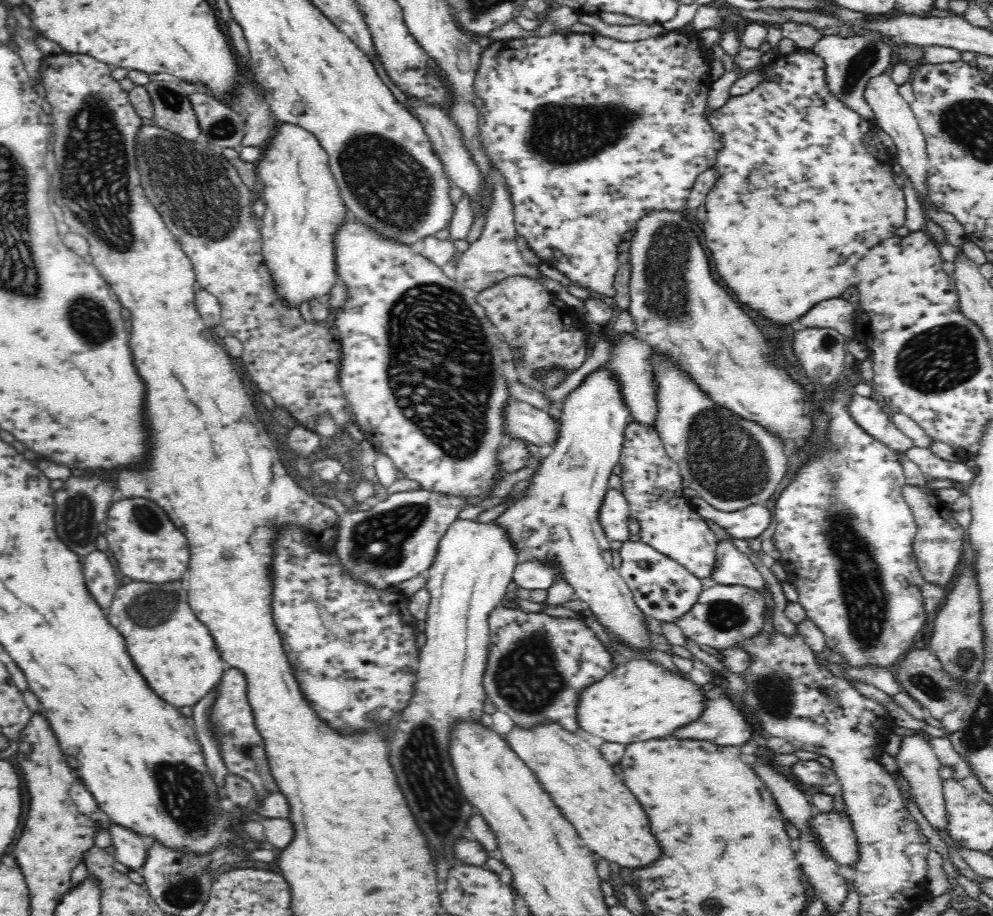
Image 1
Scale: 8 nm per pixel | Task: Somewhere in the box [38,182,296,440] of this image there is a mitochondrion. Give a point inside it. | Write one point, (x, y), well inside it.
(87, 317)

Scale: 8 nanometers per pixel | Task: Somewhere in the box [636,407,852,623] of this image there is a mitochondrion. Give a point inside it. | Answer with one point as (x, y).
(831, 469)

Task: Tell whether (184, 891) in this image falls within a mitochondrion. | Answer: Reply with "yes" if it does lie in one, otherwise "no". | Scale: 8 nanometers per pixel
yes

